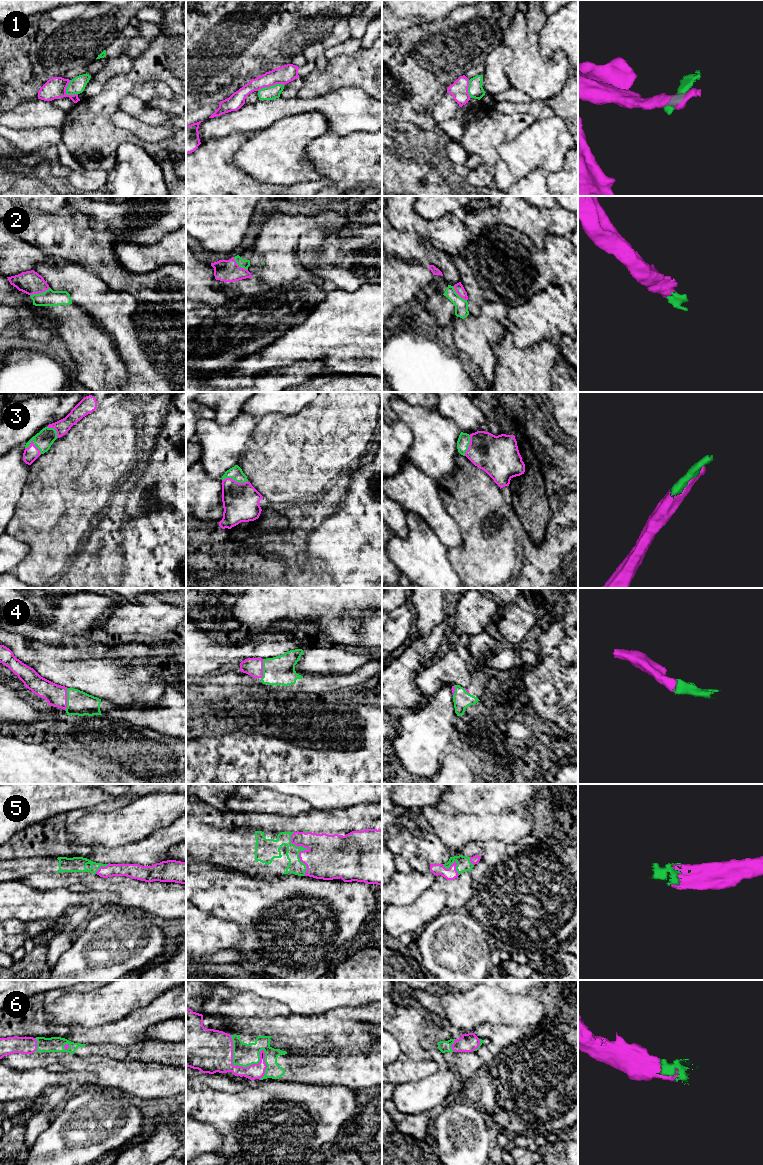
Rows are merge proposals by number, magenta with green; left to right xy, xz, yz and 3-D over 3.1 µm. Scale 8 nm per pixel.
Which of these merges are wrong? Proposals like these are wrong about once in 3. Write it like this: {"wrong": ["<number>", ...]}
{"wrong": ["1"]}

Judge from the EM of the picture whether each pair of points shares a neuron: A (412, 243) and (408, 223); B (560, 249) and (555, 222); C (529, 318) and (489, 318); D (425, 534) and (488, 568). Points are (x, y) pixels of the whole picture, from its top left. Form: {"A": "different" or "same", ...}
{"A": "different", "B": "different", "C": "different", "D": "different"}

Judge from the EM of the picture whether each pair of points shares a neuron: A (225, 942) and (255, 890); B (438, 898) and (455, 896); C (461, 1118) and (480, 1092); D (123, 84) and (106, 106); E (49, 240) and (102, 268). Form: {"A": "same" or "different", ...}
{"A": "different", "B": "different", "C": "different", "D": "same", "E": "same"}

